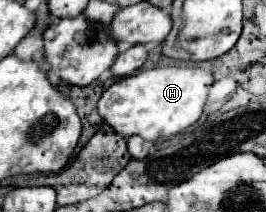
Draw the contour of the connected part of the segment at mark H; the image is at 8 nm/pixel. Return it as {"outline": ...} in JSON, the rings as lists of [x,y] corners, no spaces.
{"outline":[[[154,66],[150,70],[140,70],[132,76],[118,78],[108,90],[104,90],[98,102],[98,112],[102,120],[120,136],[130,138],[138,134],[144,140],[154,142],[186,130],[202,116],[212,82],[212,70],[202,66]]]}

